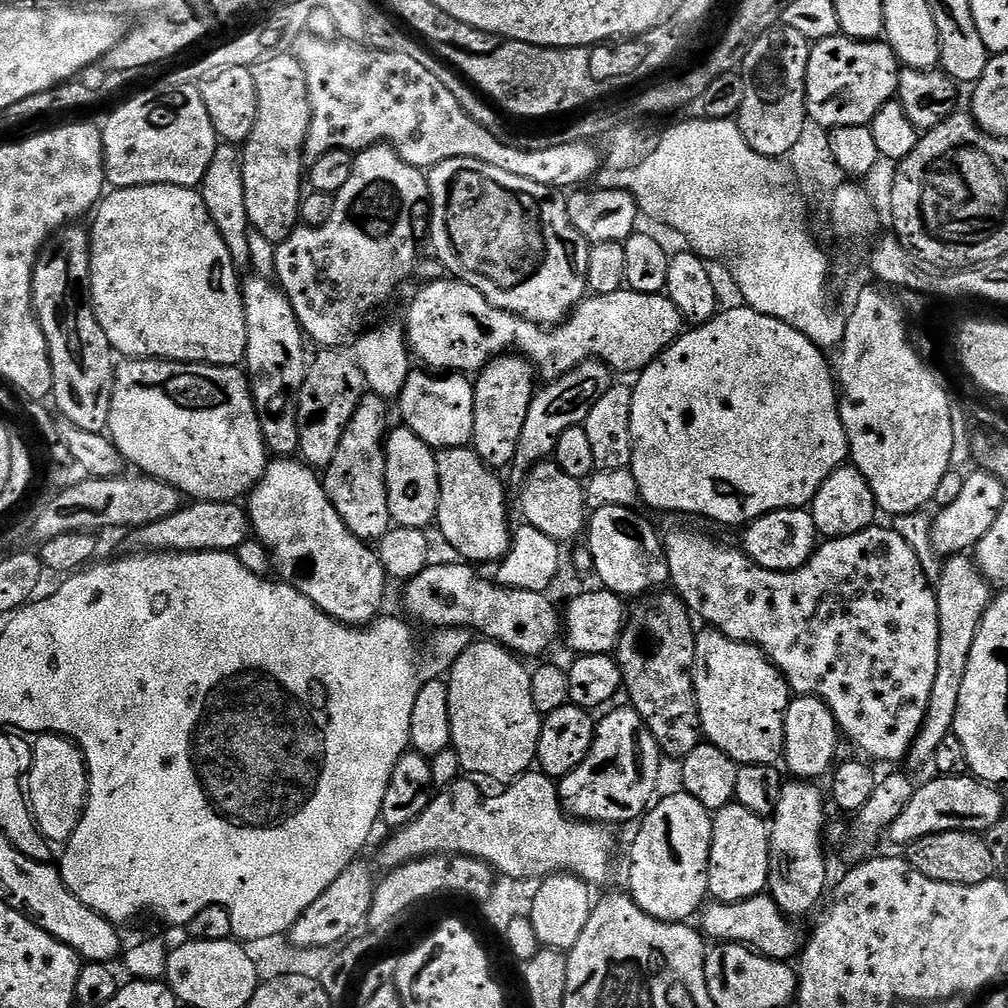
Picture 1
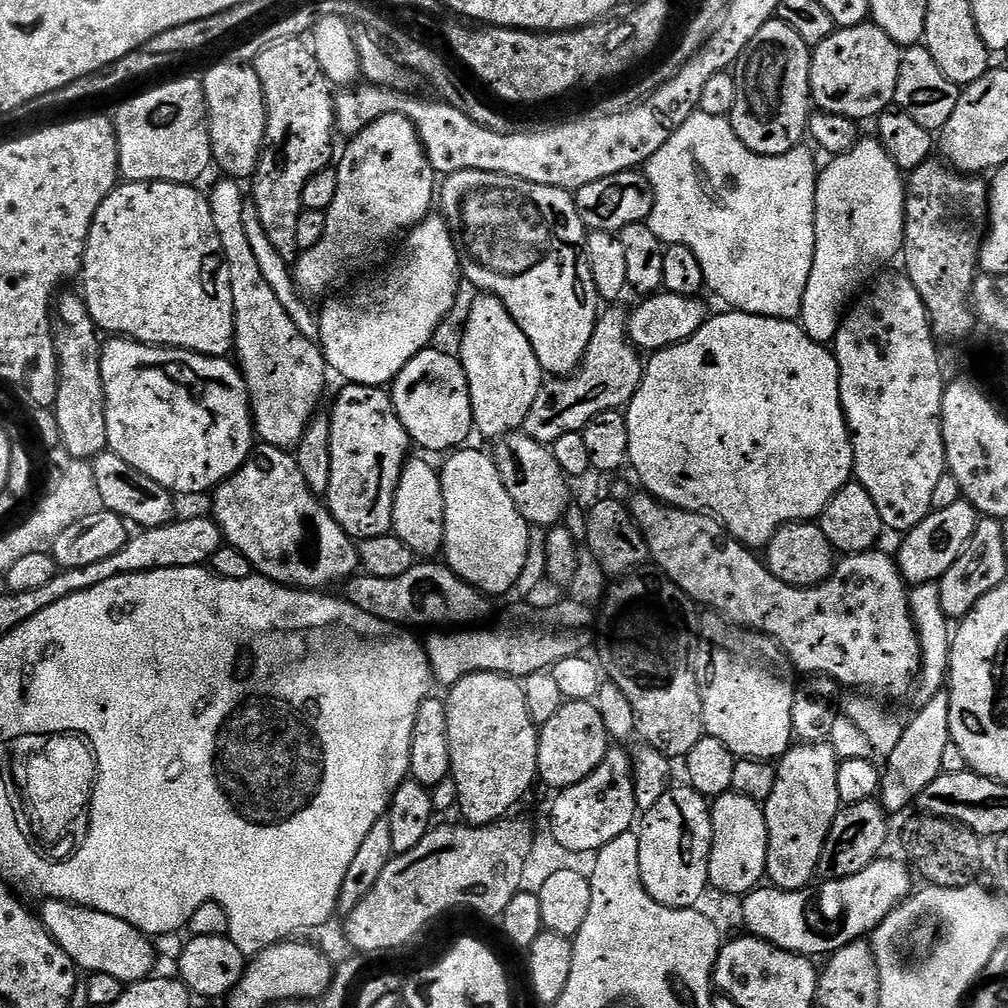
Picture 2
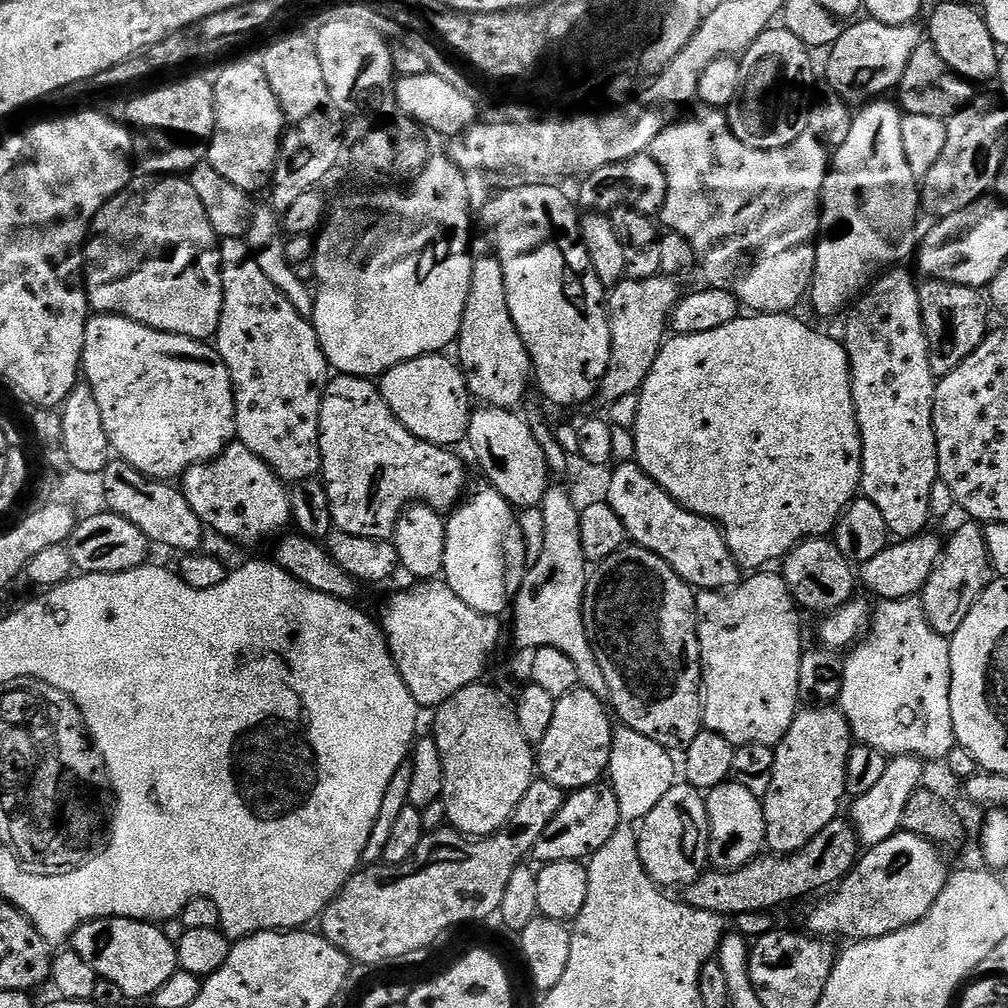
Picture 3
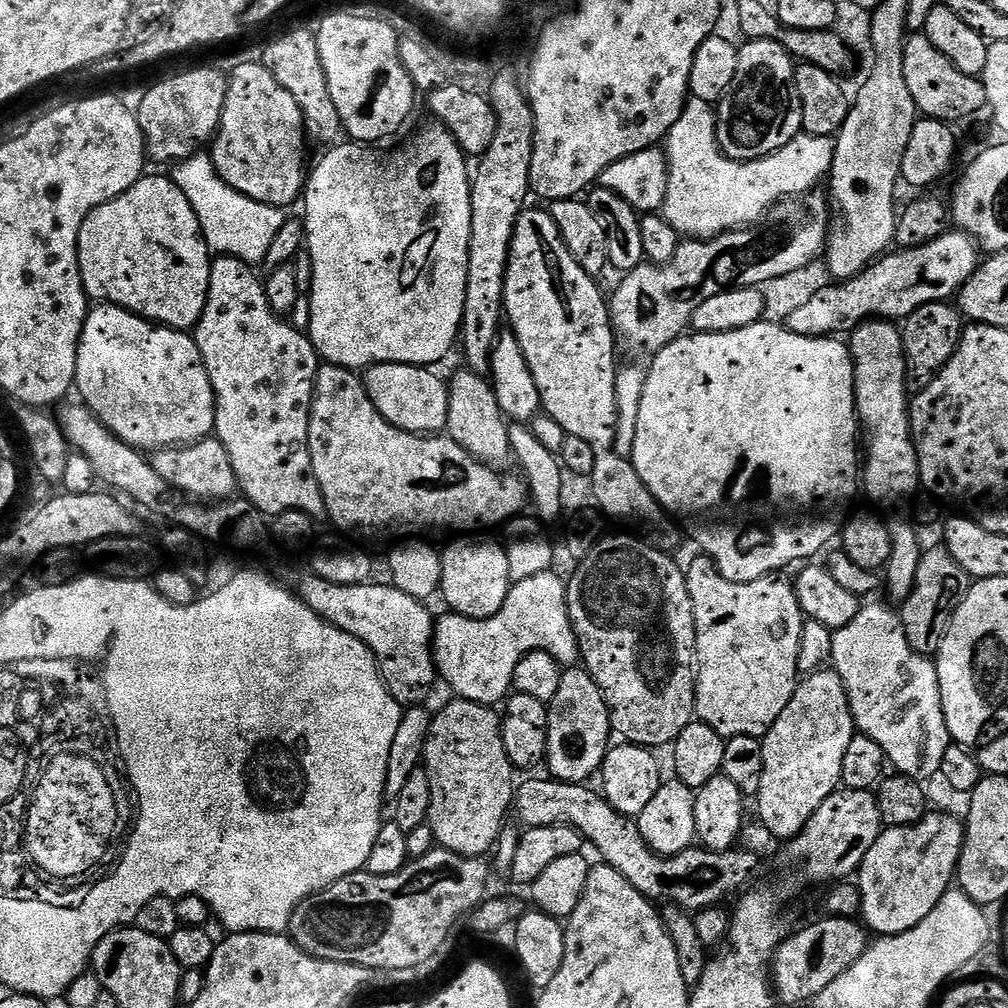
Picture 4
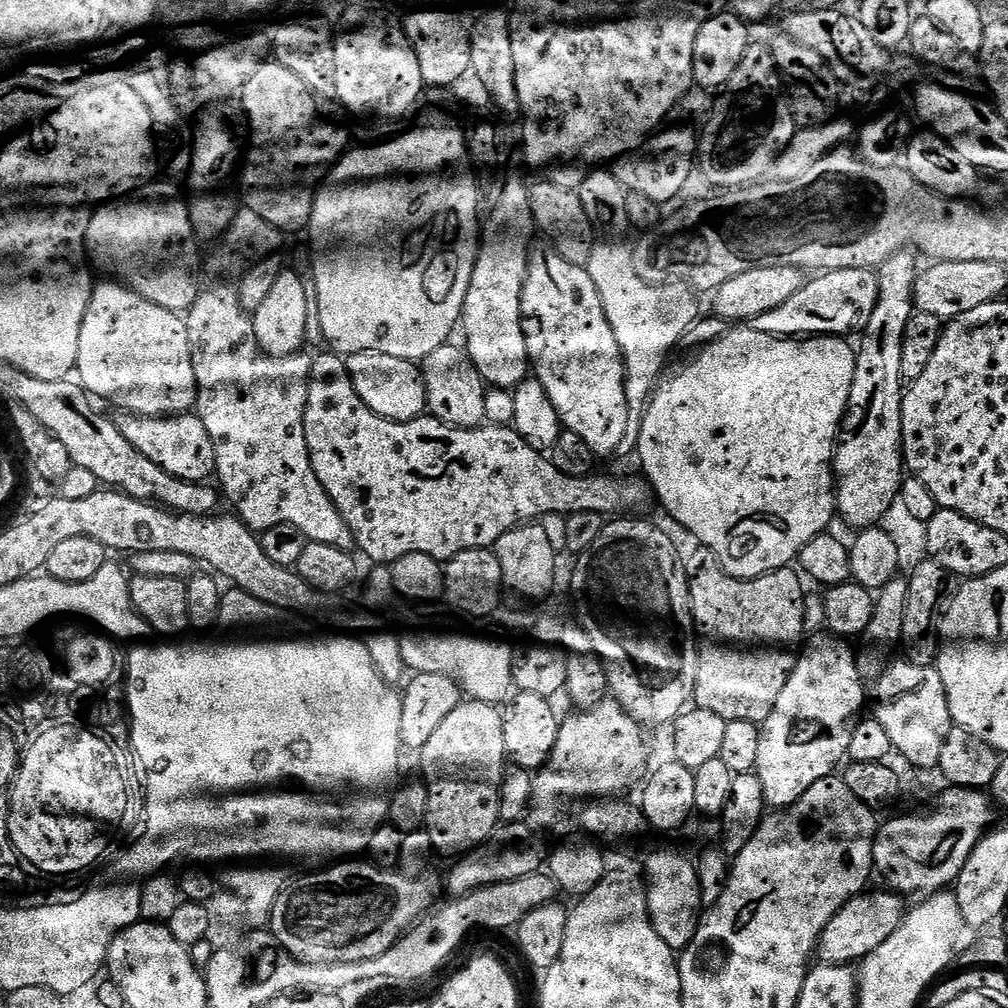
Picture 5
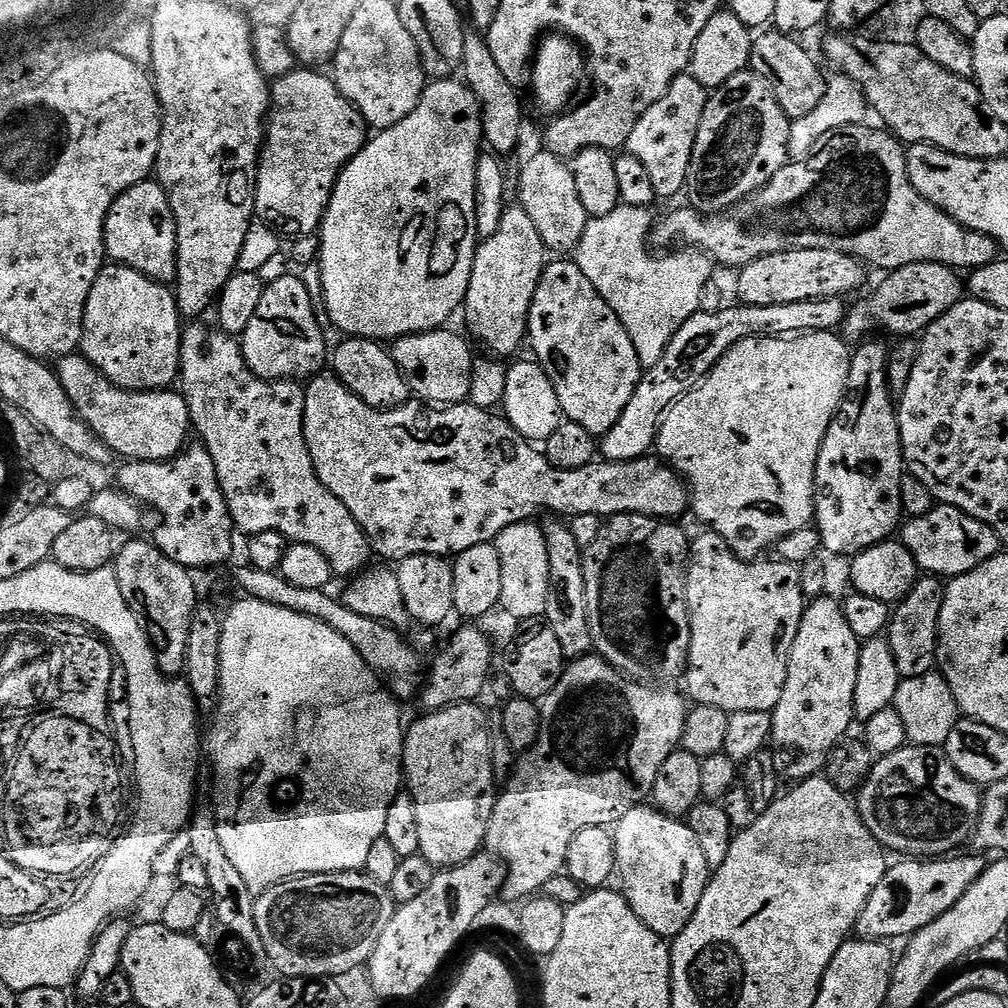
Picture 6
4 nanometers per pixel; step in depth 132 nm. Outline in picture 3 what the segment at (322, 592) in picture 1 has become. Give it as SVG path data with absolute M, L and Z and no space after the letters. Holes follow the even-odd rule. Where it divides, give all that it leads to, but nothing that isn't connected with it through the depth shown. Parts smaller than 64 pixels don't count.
M239 442L229 444L222 455L215 456L207 464L195 464L186 469L182 491L203 524L240 544L256 544L267 536L275 537L292 524L285 481L278 479L272 467L258 458L258 454Z

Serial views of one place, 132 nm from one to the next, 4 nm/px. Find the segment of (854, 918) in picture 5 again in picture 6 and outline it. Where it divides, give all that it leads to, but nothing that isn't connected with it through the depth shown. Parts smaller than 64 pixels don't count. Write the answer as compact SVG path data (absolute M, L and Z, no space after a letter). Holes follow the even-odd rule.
M948 854L943 858L900 858L886 870L882 882L874 886L874 894L862 906L862 914L854 929L861 940L879 940L892 942L895 936L910 938L918 930L930 926L946 910L950 910L978 882L978 878L986 867L979 855L960 856Z

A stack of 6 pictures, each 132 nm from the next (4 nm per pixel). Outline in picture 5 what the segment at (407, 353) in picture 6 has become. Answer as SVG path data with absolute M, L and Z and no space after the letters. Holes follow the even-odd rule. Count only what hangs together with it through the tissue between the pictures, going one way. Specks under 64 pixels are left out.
M449 342L438 346L422 362L424 385L427 388L427 411L436 419L453 424L455 428L478 428L486 420L486 394L488 388L482 374L459 343ZM460 347L460 348L459 348Z

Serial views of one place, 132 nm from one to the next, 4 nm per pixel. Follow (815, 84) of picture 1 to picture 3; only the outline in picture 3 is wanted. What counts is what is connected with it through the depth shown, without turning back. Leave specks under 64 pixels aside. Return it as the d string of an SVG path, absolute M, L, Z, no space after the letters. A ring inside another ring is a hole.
M871 18L863 19L852 22L857 24L849 28L847 25L827 53L827 87L856 106L883 97L891 88L893 91L899 85L914 50L922 42L921 29L919 32L915 23L884 25Z

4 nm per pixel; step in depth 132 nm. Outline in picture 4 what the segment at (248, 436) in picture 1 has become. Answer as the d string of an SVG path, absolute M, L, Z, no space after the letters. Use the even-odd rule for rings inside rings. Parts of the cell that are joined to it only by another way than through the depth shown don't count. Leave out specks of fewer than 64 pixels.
M100 302L89 311L80 335L74 388L90 411L132 448L163 450L196 444L209 439L216 427L216 394L195 339L187 331L154 324L114 304Z

